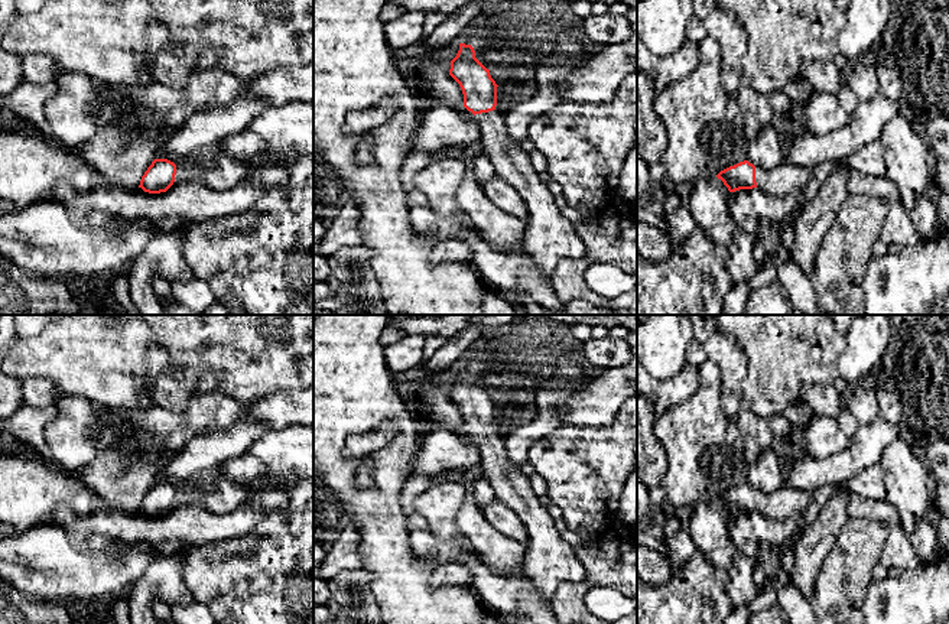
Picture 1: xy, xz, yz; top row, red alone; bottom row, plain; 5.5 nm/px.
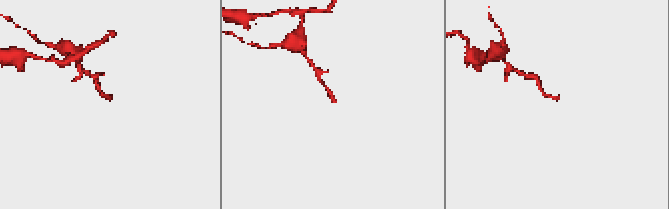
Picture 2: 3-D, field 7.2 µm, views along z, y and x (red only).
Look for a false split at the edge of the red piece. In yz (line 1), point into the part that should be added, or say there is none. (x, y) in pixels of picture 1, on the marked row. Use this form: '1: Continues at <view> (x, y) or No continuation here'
1: Continues at yz (785, 179)

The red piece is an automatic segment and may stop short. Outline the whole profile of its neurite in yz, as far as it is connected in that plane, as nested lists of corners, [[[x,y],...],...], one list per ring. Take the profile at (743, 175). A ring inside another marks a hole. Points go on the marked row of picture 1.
[[[748,160],[740,162],[716,175],[729,192],[758,188],[773,196],[797,194],[810,181],[810,170],[789,163],[764,170]]]

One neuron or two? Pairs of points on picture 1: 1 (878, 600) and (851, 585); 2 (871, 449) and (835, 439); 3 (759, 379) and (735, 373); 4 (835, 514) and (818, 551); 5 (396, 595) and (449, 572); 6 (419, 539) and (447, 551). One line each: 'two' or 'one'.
1: two
2: two
3: two
4: one
5: two
6: one

